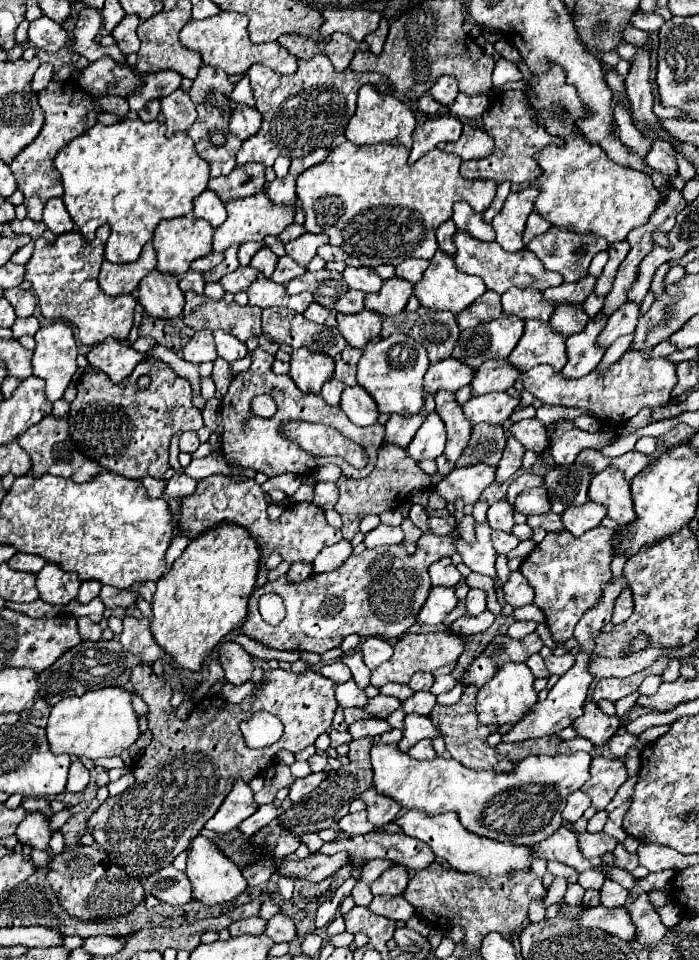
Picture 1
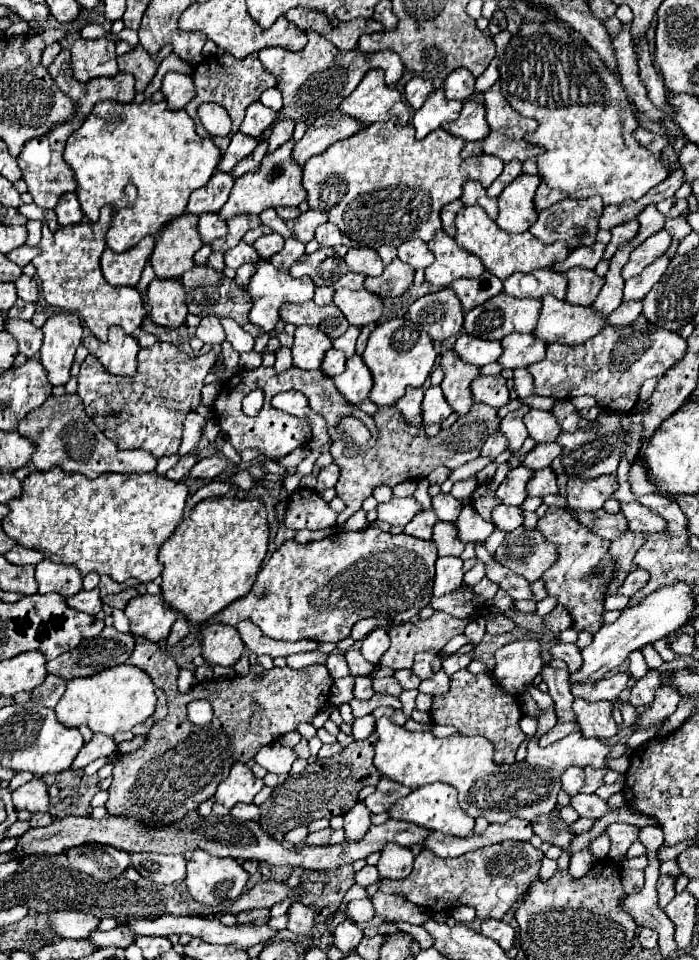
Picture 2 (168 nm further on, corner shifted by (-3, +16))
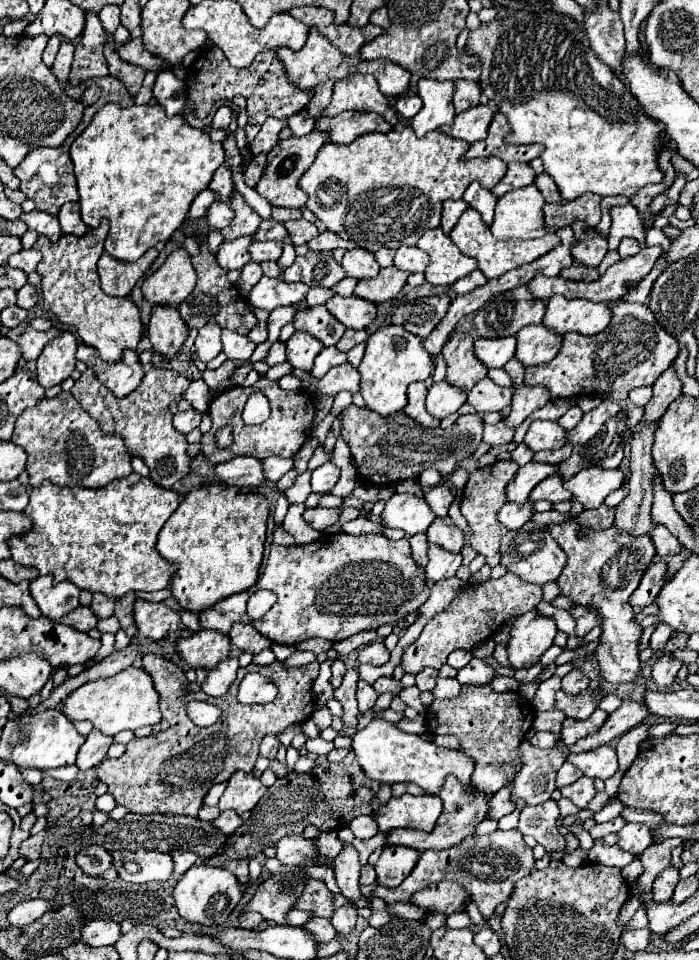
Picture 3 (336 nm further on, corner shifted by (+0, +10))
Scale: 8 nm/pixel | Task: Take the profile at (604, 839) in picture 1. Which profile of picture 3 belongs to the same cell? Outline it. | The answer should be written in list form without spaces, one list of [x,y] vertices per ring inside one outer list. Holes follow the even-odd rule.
[[[625,824],[619,832],[619,848],[631,854],[641,854],[647,846],[651,846],[651,830],[645,824]]]

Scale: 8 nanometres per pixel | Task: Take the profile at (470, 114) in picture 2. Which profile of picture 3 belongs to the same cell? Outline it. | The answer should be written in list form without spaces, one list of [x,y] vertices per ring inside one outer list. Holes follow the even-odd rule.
[[[481,104],[475,106],[471,110],[465,110],[461,114],[455,114],[455,120],[451,126],[441,126],[439,130],[453,136],[453,138],[461,138],[469,144],[483,140],[487,136],[487,128],[493,120],[493,116],[497,114],[499,106],[497,104]]]

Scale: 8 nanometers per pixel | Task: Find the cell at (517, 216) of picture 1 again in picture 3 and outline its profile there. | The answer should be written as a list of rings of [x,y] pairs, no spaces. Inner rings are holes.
[[[535,184],[507,192],[497,202],[491,232],[499,240],[545,236],[547,226],[541,210],[543,204],[545,200]]]

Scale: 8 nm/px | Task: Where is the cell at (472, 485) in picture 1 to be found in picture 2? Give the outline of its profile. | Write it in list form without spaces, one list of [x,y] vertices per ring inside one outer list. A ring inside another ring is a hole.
[[[500,432],[500,434],[496,434],[496,436],[490,436],[490,438],[484,442],[484,448],[480,450],[480,456],[496,458],[496,456],[500,456],[506,448],[508,448],[506,438],[504,438],[504,436],[502,436],[502,432]]]

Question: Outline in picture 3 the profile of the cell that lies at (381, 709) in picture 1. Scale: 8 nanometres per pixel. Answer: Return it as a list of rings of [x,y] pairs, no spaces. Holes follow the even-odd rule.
[[[383,676],[383,678],[379,678],[379,680],[373,684],[373,688],[375,688],[379,694],[383,694],[383,692],[399,694],[399,692],[403,690],[403,684],[401,684],[401,680],[395,680],[393,676]]]

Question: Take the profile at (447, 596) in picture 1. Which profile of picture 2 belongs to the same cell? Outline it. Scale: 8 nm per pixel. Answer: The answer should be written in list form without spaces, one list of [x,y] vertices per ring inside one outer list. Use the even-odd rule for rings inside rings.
[[[438,558],[434,578],[434,598],[450,594],[462,586],[462,558]]]

